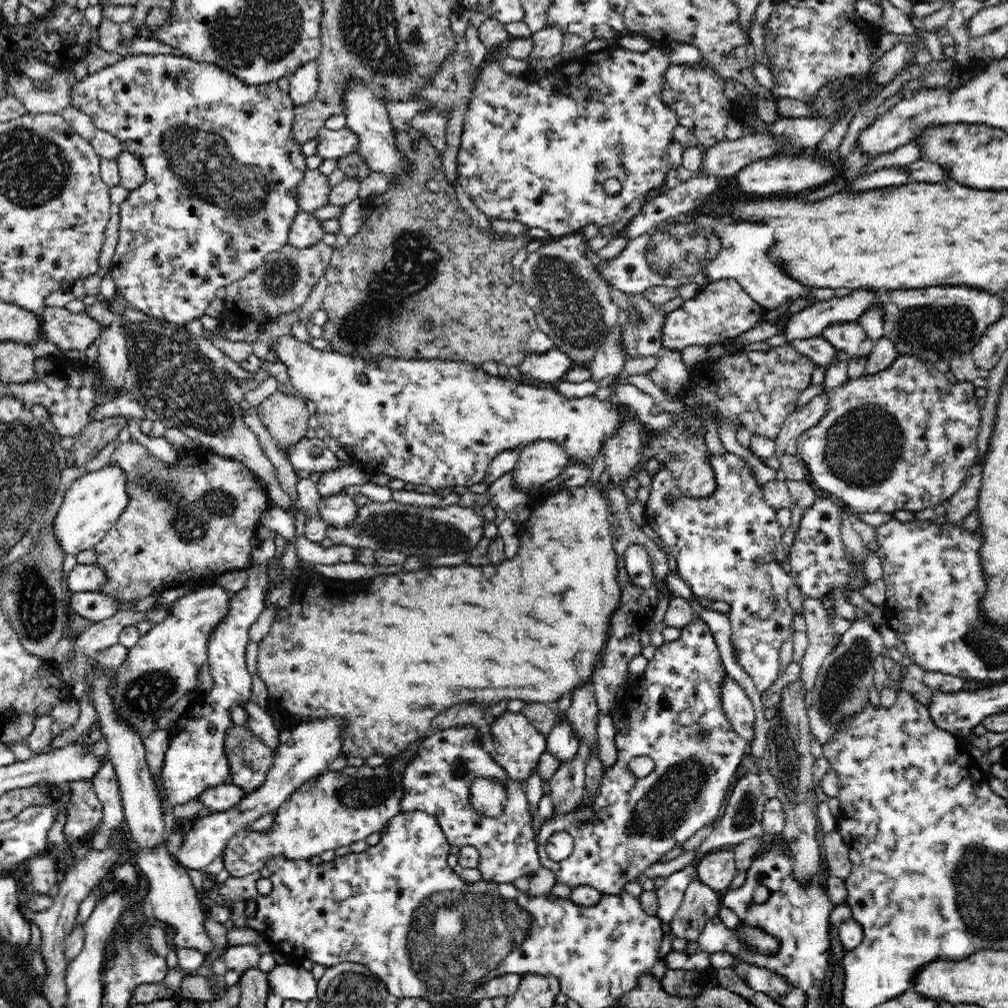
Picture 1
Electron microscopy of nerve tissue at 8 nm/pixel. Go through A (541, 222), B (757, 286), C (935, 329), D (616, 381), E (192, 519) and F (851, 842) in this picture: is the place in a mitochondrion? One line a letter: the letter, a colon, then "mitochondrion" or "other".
A: other
B: other
C: mitochondrion
D: other
E: mitochondrion
F: other

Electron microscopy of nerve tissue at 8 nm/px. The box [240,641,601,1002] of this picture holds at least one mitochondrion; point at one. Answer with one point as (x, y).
(455, 938)

